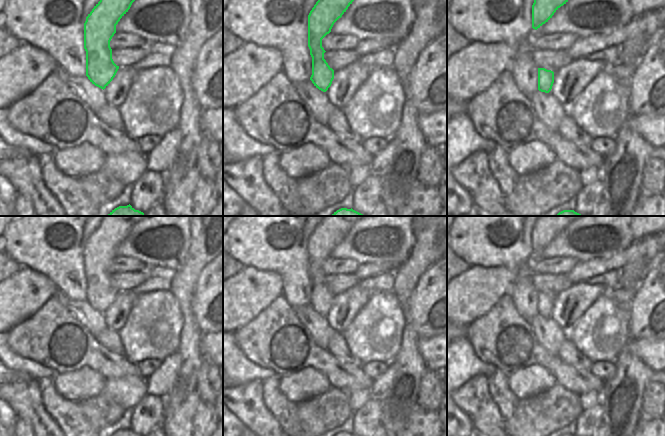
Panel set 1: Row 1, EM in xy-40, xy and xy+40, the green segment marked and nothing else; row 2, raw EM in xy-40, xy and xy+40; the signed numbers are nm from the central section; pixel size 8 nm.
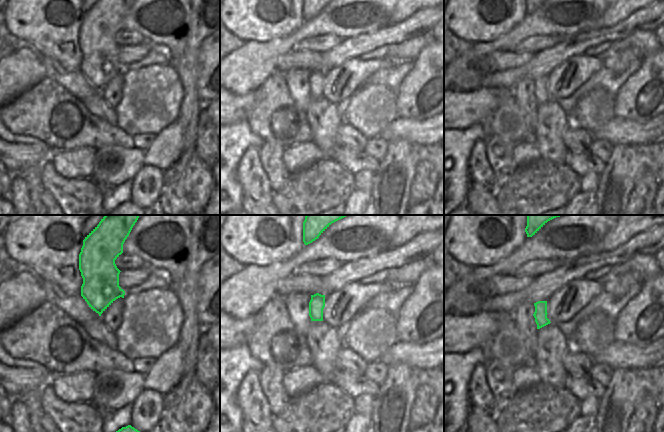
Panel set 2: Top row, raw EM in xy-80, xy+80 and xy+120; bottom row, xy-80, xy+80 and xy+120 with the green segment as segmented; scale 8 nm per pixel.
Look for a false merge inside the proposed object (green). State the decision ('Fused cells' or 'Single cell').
Single cell.

